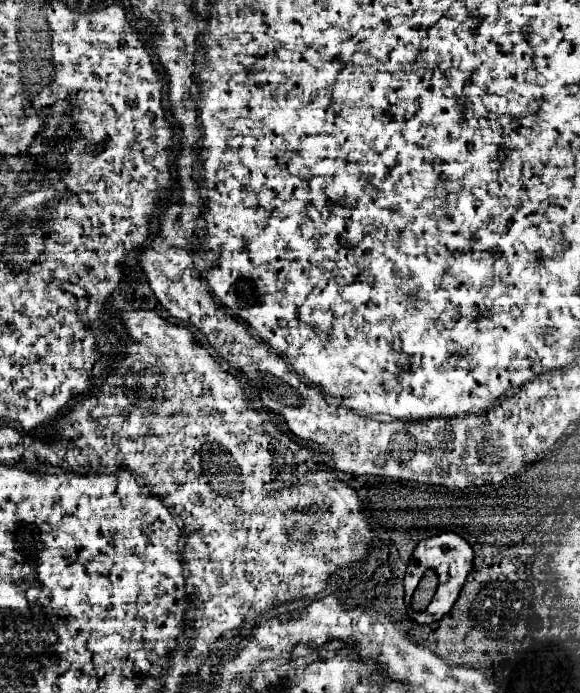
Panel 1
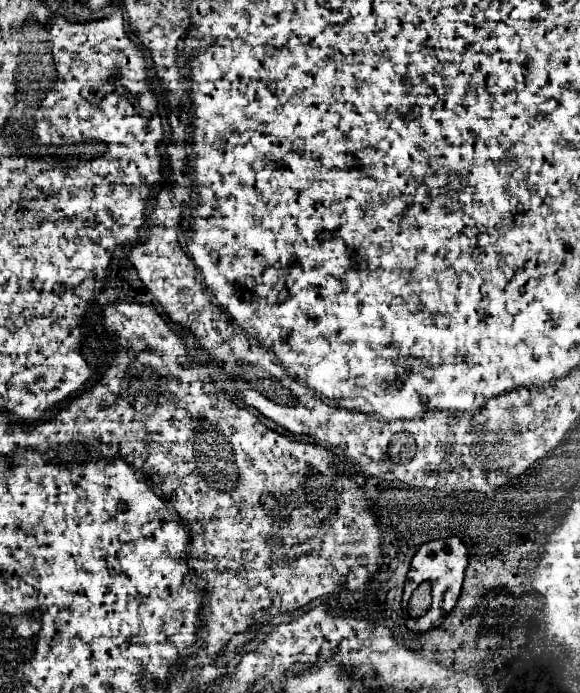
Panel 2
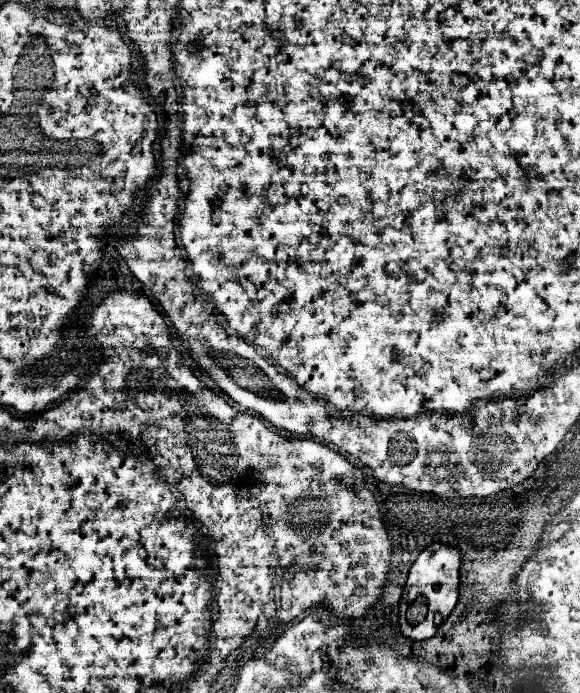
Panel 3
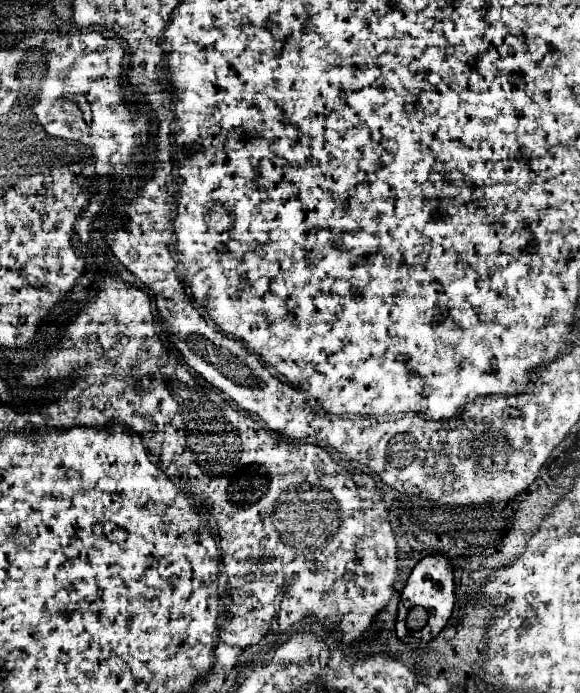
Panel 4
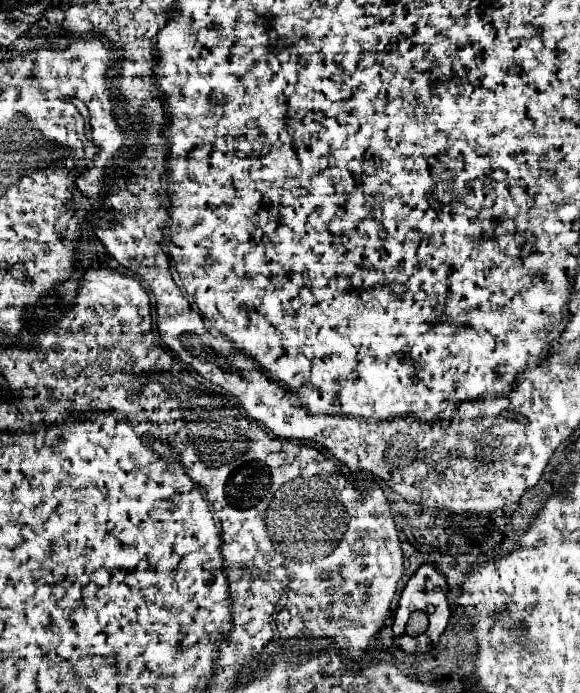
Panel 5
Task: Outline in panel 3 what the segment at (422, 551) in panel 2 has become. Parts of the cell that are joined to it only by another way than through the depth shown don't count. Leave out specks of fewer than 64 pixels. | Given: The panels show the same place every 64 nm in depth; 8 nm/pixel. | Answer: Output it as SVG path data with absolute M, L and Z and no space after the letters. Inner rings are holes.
M430 544L418 556L418 560L414 562L414 566L410 568L406 586L402 590L402 600L400 600L400 632L402 632L402 636L412 638L412 640L428 640L428 638L432 638L436 634L438 626L450 616L452 608L456 606L456 600L458 600L458 584L460 584L458 572L460 572L460 552L458 552L458 548L452 548L452 546L446 546L446 544ZM420 596L426 598L428 616L426 616L426 620L422 624L410 626L406 622L406 618L404 618L406 606L412 604Z

